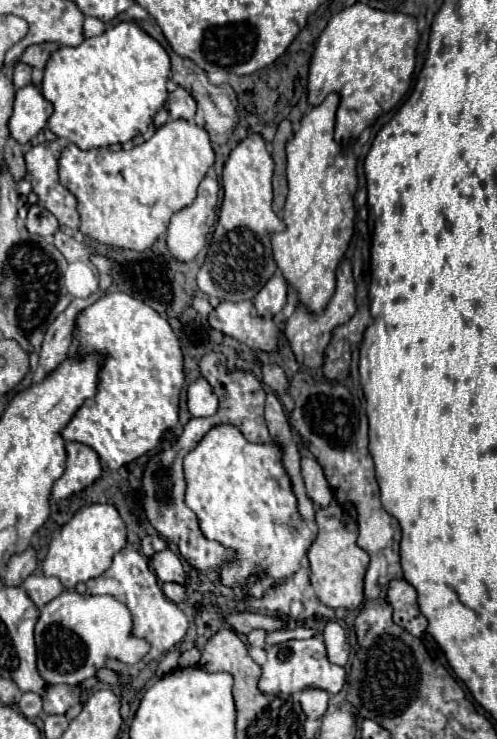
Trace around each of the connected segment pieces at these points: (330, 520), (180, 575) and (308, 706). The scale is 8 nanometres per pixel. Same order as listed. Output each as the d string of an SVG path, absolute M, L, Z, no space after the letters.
M331 501L329 509L317 509L315 521L319 527L317 539L309 549L311 561L311 585L319 597L319 601L331 609L357 609L365 601L363 579L369 567L369 555L357 547L357 523L345 521L341 507L337 501Z
M163 549L151 555L151 565L155 569L155 575L159 577L159 581L175 581L175 583L183 583L185 579L185 571L181 565L181 559L171 551L171 549Z
M307 687L301 691L301 707L309 719L319 719L325 715L329 703L329 693L325 689Z

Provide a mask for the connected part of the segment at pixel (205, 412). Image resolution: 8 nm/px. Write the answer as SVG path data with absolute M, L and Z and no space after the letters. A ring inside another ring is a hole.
M195 379L187 389L187 405L193 417L209 417L217 411L217 395L207 379Z

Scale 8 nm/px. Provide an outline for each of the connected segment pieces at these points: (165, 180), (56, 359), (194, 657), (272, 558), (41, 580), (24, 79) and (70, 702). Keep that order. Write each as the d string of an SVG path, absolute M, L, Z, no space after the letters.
M167 121L155 131L155 135L129 151L107 151L103 147L83 151L77 145L67 145L59 157L59 179L75 195L77 213L81 217L79 231L103 245L145 251L149 249L169 227L169 219L179 209L189 207L197 197L197 187L215 163L215 153L209 143L209 135L203 127L189 121Z
M93 295L87 299L73 299L71 305L49 325L43 339L41 353L39 353L39 365L45 369L45 375L53 373L69 357L69 349L73 345L75 317L77 313L81 313L81 309L91 305L97 297L99 295Z
M189 649L185 653L181 653L181 659L179 659L179 667L189 667L189 665L197 665L199 663L199 649Z
M213 425L187 453L185 479L185 503L197 515L203 535L237 551L237 561L219 571L223 585L241 587L249 575L261 571L277 583L301 567L313 533L299 515L279 443L249 443L235 425Z
M29 575L23 585L25 593L29 595L29 599L41 609L45 603L49 603L53 597L57 597L57 593L63 591L63 585L57 577L45 577L45 575Z
M19 61L19 63L15 65L13 85L15 85L15 89L21 89L21 87L25 87L25 85L29 85L29 83L31 83L31 67Z
M49 685L43 697L43 711L47 715L63 715L69 707L77 705L81 689L77 685Z

